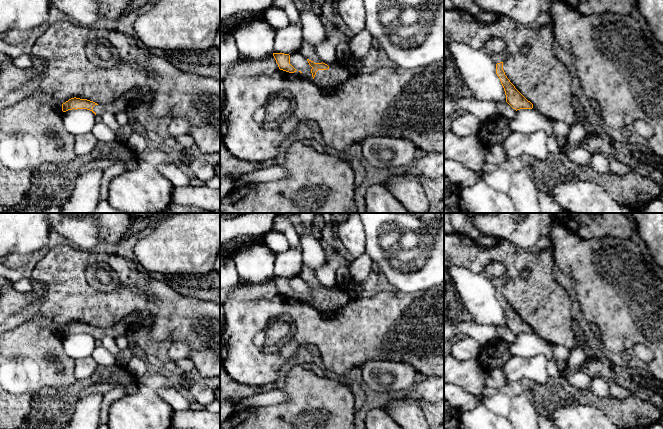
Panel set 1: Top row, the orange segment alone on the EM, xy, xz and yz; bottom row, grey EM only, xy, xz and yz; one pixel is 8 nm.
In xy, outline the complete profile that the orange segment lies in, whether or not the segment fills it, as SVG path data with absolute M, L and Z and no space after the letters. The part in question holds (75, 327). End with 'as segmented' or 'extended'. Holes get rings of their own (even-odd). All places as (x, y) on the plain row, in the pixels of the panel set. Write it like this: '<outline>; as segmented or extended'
M133 313L124 318L120 323L107 328L97 328L93 325L80 322L71 322L62 328L62 335L66 336L72 333L87 333L92 335L95 339L102 340L105 336L110 336L114 339L125 336L130 325L136 320L136 313Z; extended

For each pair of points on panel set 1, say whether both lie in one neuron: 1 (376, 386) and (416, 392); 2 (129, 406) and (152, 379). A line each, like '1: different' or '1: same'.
1: different
2: same

